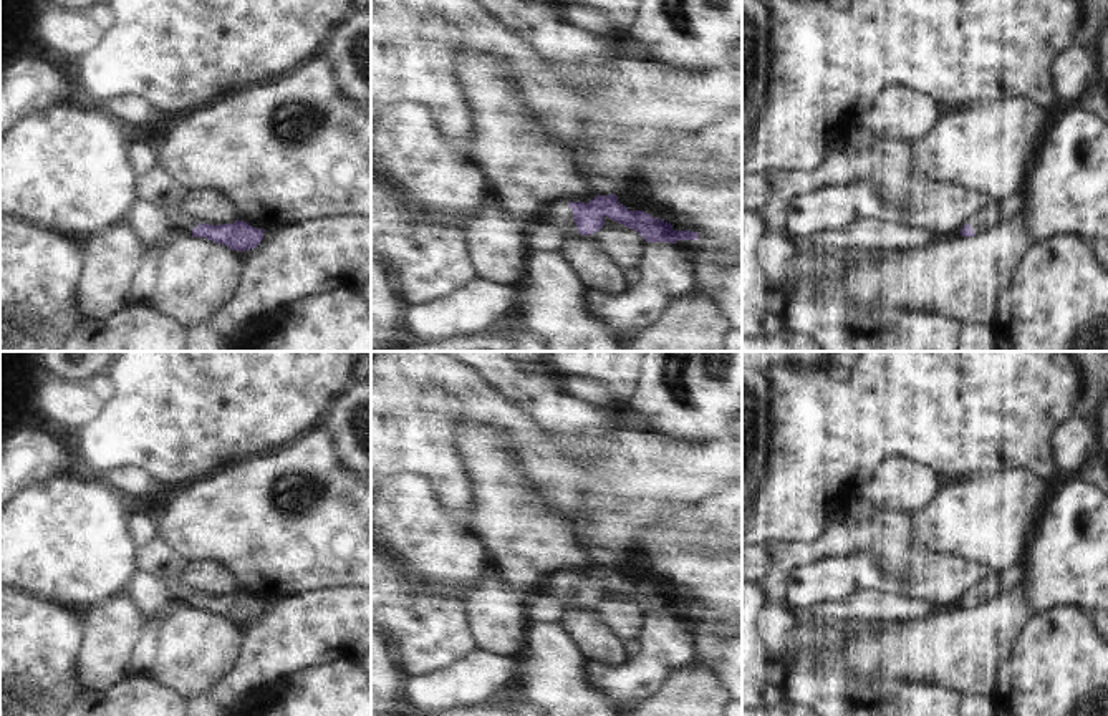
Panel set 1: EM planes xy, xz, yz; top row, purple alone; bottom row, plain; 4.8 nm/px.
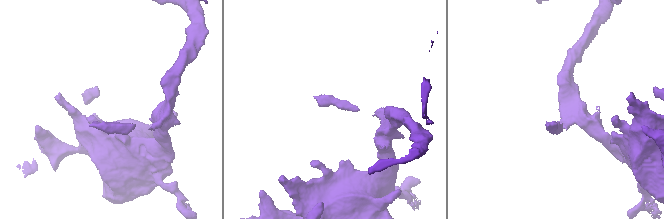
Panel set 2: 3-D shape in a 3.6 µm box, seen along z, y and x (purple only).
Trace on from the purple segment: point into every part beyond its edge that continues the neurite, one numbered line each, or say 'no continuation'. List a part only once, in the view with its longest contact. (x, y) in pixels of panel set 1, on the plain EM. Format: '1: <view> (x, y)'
1: xz (558, 585)

